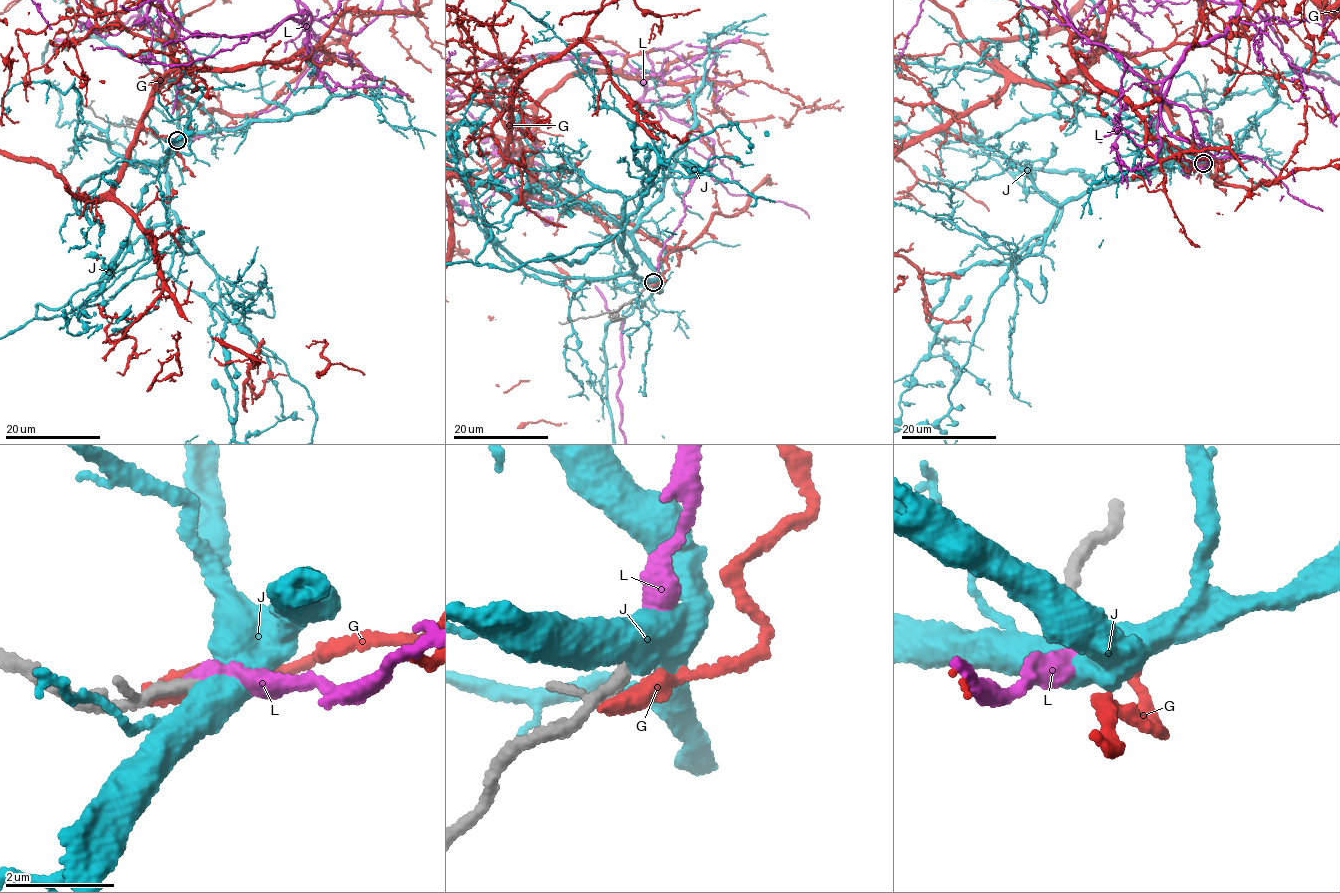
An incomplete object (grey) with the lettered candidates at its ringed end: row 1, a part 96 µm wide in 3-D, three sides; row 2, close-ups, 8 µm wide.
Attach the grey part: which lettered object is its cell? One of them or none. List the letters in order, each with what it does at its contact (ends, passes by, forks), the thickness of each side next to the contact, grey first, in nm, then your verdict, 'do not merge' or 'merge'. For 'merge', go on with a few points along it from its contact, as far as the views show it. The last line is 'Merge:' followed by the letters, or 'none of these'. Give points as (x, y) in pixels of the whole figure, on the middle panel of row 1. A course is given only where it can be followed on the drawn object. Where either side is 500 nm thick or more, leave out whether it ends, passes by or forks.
G: it ends | 320/400 nm | do not merge
J: 170/550 nm | do not merge
L: it ends | 170/220 nm | merge
Merge: L

